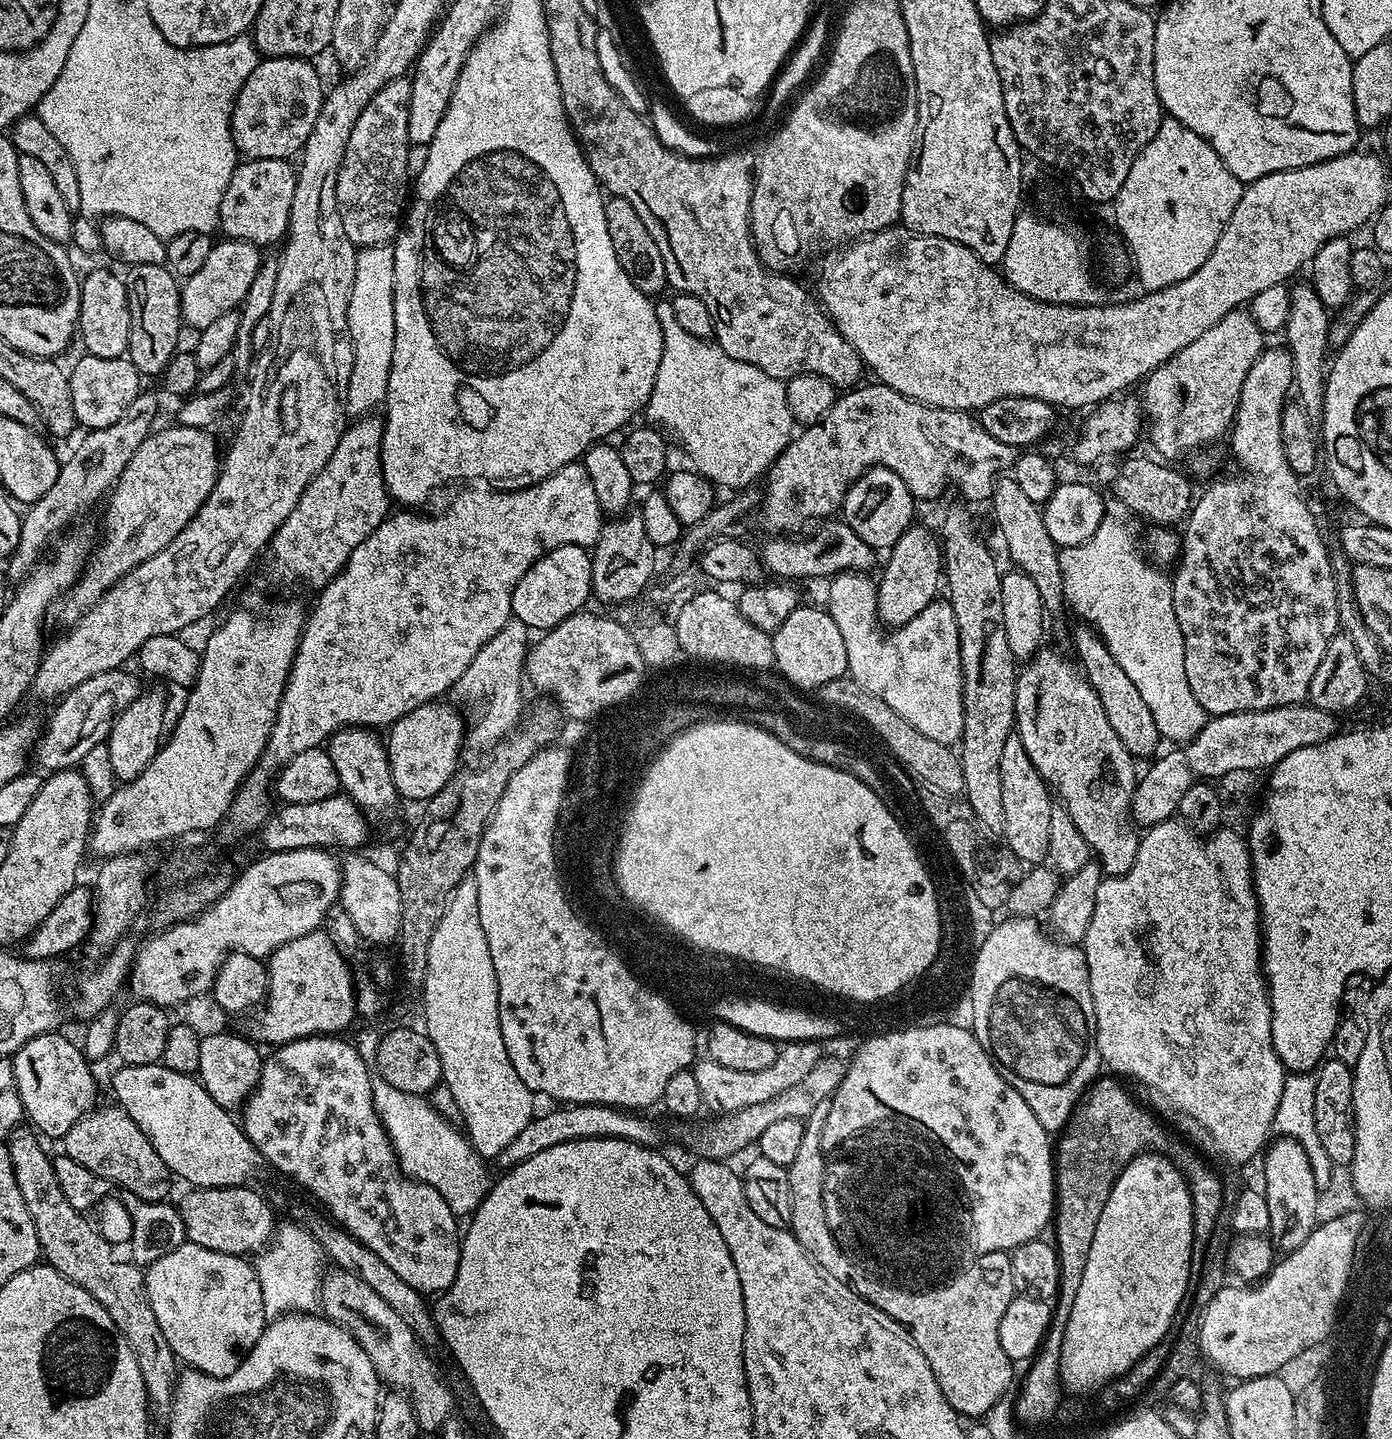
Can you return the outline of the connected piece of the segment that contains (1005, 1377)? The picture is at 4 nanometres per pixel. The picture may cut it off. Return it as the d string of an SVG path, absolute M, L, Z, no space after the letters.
M819 1115L808 1117L802 1143L798 1145L798 1155L794 1157L792 1164L787 1165L790 1182L790 1231L814 1258L814 1262L822 1266L822 1270L841 1278L850 1278L853 1290L863 1300L894 1318L894 1322L906 1329L918 1350L922 1350L922 1358L930 1362L930 1370L934 1370L934 1378L938 1378L938 1386L946 1402L950 1402L956 1413L964 1418L984 1418L1012 1384L1014 1362L1006 1354L1006 1350L1002 1350L1002 1342L998 1342L998 1326L1002 1326L1002 1314L1006 1314L1006 1306L1010 1306L1012 1297L1017 1295L1011 1255L1008 1252L991 1252L977 1256L944 1282L949 1284L941 1283L939 1286L920 1290L924 1292L907 1292L904 1288L883 1284L882 1281L867 1276L864 1273L866 1271L858 1270L851 1256L844 1252L834 1238L826 1222L823 1125L823 1119Z

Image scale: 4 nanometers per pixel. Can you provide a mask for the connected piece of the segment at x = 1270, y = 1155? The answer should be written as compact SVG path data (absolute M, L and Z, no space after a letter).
M1276 1138L1267 1145L1263 1153L1264 1184L1262 1191L1266 1198L1266 1206L1270 1209L1270 1239L1281 1253L1294 1251L1317 1226L1315 1202L1318 1189L1311 1170L1306 1150L1296 1141L1289 1138Z

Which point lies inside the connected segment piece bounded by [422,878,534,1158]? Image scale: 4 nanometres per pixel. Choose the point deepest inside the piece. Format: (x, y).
(460, 996)

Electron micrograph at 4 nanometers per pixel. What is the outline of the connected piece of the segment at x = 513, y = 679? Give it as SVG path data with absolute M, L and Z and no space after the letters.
M515 618L508 620L506 626L502 626L502 630L498 630L498 634L494 634L490 642L482 645L478 654L474 654L474 662L466 666L466 674L462 674L462 678L454 682L450 693L451 699L461 709L468 708L473 715L472 720L470 716L466 740L469 745L473 744L478 748L477 750L491 748L520 721L521 713L526 707L525 685L522 681L525 679L524 660L528 656L530 647L528 636L530 629L526 626L526 622Z

